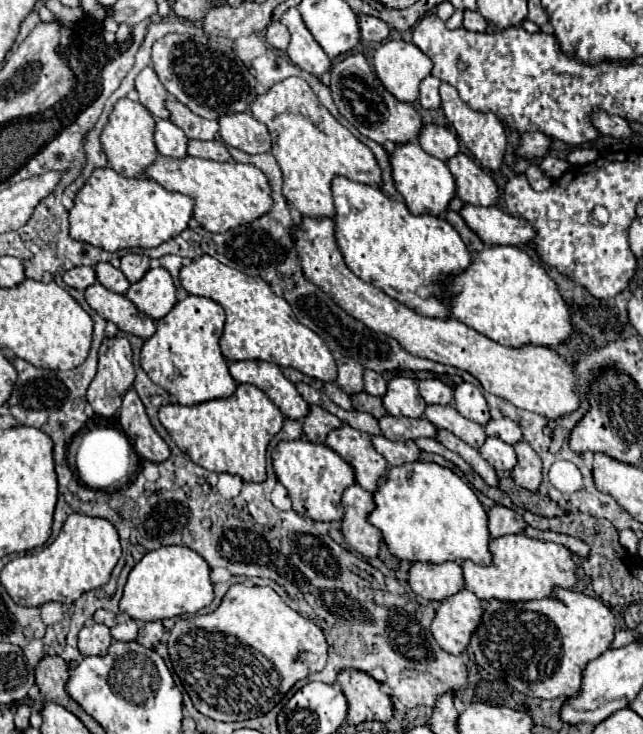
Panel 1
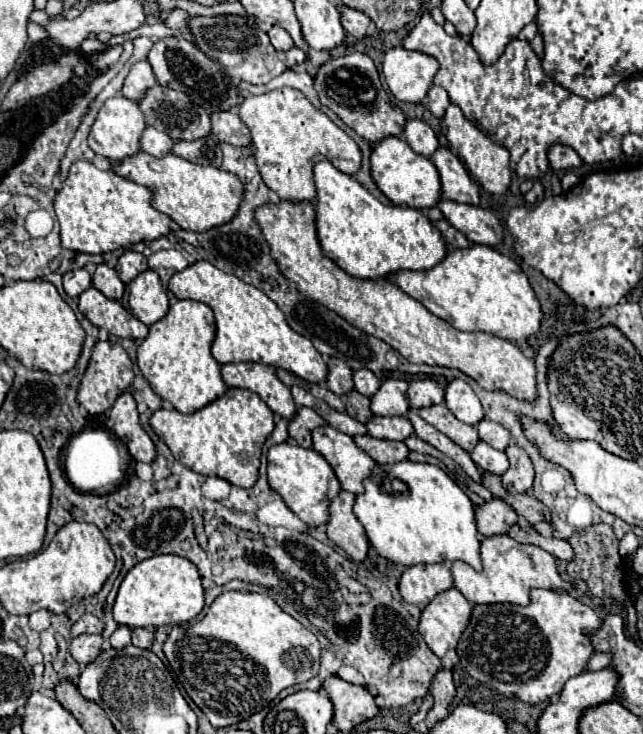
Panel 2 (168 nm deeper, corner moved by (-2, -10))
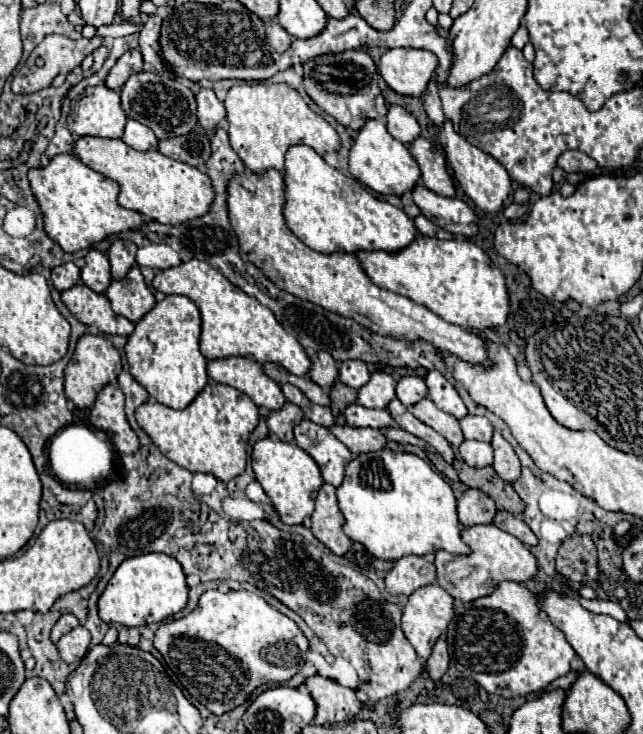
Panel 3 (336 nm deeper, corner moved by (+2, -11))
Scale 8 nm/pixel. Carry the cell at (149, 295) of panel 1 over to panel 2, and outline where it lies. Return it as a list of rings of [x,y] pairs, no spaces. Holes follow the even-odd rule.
[[[146,270],[132,280],[122,296],[122,306],[146,326],[158,322],[168,312],[168,296],[160,286],[160,278],[154,270]]]

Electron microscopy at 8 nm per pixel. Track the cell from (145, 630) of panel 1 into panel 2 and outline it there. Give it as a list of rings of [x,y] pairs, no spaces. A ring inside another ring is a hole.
[[[132,628],[132,644],[138,648],[150,648],[154,640],[152,628]]]

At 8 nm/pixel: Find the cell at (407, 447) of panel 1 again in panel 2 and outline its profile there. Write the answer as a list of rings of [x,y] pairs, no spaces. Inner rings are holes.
[[[368,434],[354,436],[354,442],[374,462],[400,462],[400,460],[406,460],[408,458],[408,448],[404,446],[404,442],[380,440],[380,438],[372,438]]]

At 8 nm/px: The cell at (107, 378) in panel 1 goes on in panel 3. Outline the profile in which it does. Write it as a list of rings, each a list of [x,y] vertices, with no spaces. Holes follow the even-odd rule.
[[[86,333],[78,345],[76,345],[76,351],[64,371],[64,393],[70,401],[74,401],[76,407],[80,409],[88,409],[92,407],[92,403],[96,401],[96,395],[112,381],[118,379],[122,371],[122,359],[120,359],[120,353],[116,351],[116,347],[104,337],[104,335],[90,335]]]

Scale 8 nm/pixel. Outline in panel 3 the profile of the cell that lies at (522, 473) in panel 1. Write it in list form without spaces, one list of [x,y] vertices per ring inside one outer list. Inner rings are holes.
[[[494,433],[494,439],[490,445],[494,447],[494,463],[492,463],[494,471],[506,483],[514,483],[522,473],[522,465],[520,465],[518,455],[514,453],[512,445],[500,433]]]

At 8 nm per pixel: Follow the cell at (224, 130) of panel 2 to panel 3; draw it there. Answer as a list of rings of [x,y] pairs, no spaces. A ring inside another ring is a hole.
[[[200,89],[196,95],[198,101],[198,123],[206,131],[216,131],[220,123],[226,119],[226,107],[212,89]]]

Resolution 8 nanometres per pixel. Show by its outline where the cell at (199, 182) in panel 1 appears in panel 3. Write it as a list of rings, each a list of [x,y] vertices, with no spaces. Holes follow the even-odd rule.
[[[80,137],[74,143],[74,155],[78,155],[90,169],[114,179],[120,185],[118,203],[142,213],[146,219],[176,225],[198,219],[208,213],[208,207],[212,207],[214,191],[208,175],[188,163],[166,157],[160,151],[136,151],[122,139]]]

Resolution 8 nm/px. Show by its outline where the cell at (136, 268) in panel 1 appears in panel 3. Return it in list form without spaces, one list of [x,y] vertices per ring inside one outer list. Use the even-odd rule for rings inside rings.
[[[116,239],[108,251],[108,261],[112,267],[114,279],[124,279],[130,267],[136,263],[136,245],[126,239]]]

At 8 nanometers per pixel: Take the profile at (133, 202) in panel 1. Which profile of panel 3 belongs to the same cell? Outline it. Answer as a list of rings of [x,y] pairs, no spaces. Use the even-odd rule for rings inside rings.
[[[56,155],[46,167],[30,169],[30,187],[44,213],[44,229],[52,241],[56,241],[66,253],[88,249],[110,235],[136,231],[140,223],[146,223],[138,211],[120,207],[120,185],[94,169],[86,167],[74,155]]]

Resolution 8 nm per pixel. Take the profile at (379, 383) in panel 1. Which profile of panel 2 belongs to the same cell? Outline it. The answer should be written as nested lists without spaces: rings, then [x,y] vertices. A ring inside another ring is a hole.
[[[362,368],[362,370],[356,370],[354,372],[354,376],[352,376],[352,380],[354,380],[354,388],[362,394],[362,396],[372,396],[372,394],[376,394],[376,390],[380,388],[380,380],[374,376],[374,372],[372,370],[368,370],[368,368]]]

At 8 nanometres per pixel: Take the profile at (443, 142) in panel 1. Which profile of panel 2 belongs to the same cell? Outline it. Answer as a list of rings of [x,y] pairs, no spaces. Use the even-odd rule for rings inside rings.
[[[408,118],[406,124],[404,124],[404,140],[406,144],[420,156],[426,156],[430,158],[432,156],[432,150],[438,150],[438,138],[436,134],[432,132],[432,128],[418,120],[418,118]]]

